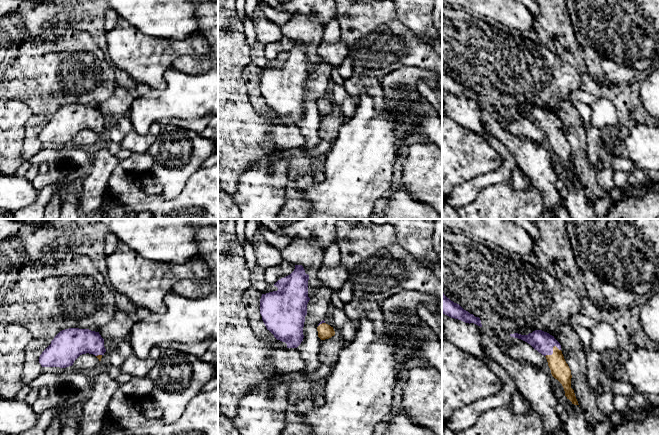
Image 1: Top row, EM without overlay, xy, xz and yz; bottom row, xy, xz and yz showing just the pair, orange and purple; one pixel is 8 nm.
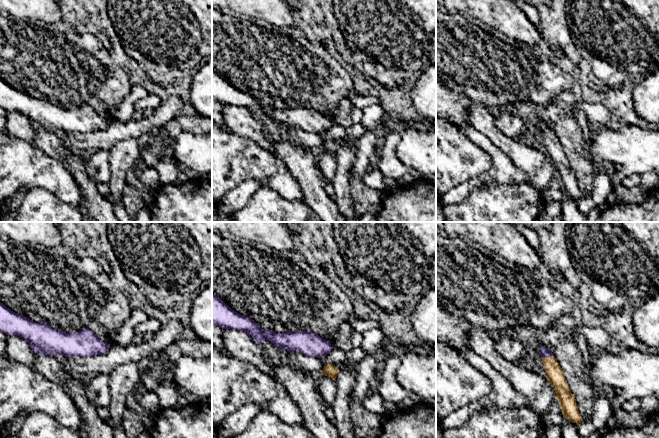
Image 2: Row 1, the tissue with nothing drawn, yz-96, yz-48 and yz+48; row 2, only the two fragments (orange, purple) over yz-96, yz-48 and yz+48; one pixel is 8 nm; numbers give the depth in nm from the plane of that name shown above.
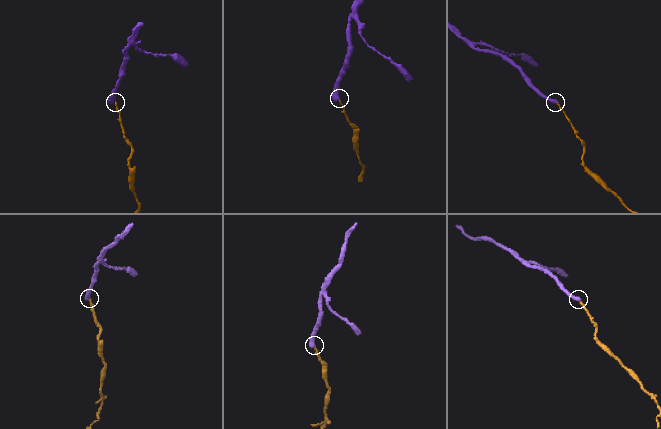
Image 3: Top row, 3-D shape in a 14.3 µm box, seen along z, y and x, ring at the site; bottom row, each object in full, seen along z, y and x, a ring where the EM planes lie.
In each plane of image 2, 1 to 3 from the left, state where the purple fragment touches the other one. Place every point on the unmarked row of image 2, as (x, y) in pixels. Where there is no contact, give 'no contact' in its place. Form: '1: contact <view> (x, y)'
1: no contact
2: contact yz-48 (324, 131)
3: contact yz+48 (547, 133)

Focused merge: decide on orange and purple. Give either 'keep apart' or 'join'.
join

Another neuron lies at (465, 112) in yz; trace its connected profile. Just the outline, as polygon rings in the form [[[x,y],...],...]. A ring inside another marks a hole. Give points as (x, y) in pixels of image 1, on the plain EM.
[[[442,90],[442,110],[448,117],[466,129],[482,134],[486,128],[481,118],[481,103],[474,99],[465,99]]]

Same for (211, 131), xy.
[[[213,115],[209,118],[208,125],[201,135],[205,138],[218,142],[218,115]]]

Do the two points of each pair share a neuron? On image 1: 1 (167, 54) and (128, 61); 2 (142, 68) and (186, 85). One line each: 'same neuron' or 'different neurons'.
1: same neuron
2: different neurons

